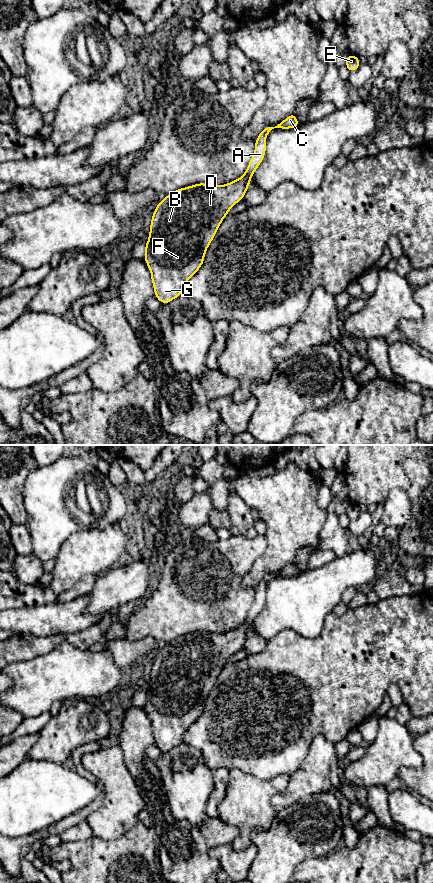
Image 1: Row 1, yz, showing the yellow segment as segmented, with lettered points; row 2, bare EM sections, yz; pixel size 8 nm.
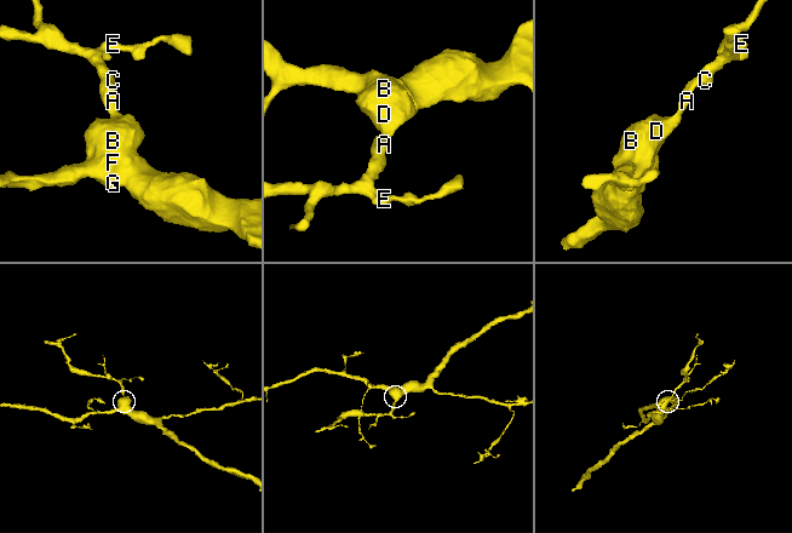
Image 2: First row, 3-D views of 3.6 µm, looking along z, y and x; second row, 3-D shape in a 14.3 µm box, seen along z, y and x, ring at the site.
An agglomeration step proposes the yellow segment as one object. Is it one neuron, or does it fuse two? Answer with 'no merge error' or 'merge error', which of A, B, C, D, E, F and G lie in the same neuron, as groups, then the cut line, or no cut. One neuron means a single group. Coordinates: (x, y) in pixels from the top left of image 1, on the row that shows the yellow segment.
no merge error | A B C D E F G | no cut

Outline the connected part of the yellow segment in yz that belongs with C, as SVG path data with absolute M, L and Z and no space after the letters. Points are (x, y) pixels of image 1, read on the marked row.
M294 113L280 124L266 126L255 141L255 150L244 174L227 184L210 185L198 183L173 191L158 203L150 224L149 239L145 243L144 260L150 270L155 297L168 304L183 294L182 289L204 263L206 250L211 244L223 219L229 210L243 200L251 178L261 164L266 153L266 138L274 129L291 129L300 124Z

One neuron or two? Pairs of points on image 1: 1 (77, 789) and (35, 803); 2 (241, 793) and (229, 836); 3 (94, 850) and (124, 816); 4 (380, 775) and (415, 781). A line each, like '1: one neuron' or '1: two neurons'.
1: one neuron
2: two neurons
3: two neurons
4: two neurons

